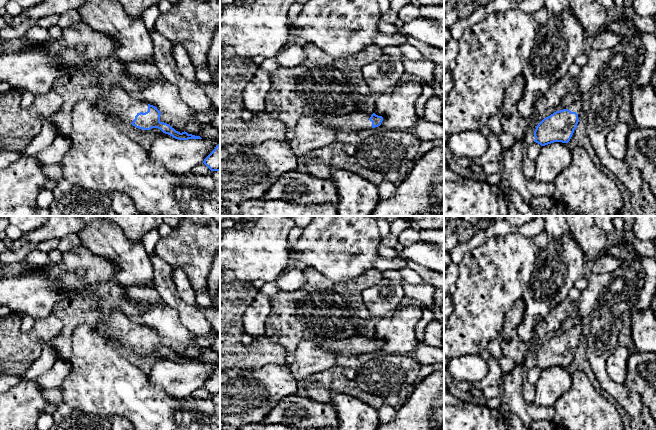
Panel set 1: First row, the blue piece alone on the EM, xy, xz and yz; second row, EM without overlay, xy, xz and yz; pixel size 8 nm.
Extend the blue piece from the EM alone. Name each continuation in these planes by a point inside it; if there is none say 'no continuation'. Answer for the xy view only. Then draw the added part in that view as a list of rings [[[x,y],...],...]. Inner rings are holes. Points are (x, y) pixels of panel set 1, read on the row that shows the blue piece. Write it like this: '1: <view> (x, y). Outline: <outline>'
1: xy (118, 103). Outline: [[[113,88],[107,96],[97,101],[96,106],[104,114],[128,123],[132,123],[138,113],[148,111],[148,103],[139,95],[130,95],[121,88]]]

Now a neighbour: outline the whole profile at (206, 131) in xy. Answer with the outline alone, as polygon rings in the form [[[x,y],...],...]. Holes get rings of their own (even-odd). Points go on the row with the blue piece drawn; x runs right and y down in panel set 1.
[[[192,116],[187,123],[186,132],[202,139],[220,138],[220,130],[216,129],[211,123],[202,124],[198,122],[195,116]]]

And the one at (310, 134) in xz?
[[[301,117],[294,131],[294,138],[289,145],[297,157],[337,141],[337,133],[313,117]]]

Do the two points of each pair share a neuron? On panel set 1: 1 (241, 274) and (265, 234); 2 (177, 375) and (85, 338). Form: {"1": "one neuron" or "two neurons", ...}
{"1": "one neuron", "2": "two neurons"}

